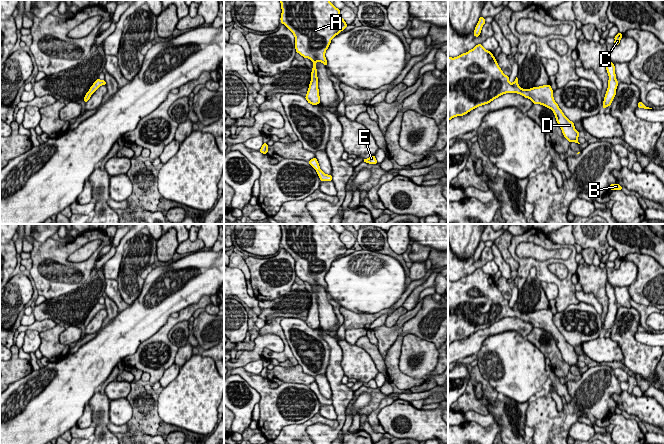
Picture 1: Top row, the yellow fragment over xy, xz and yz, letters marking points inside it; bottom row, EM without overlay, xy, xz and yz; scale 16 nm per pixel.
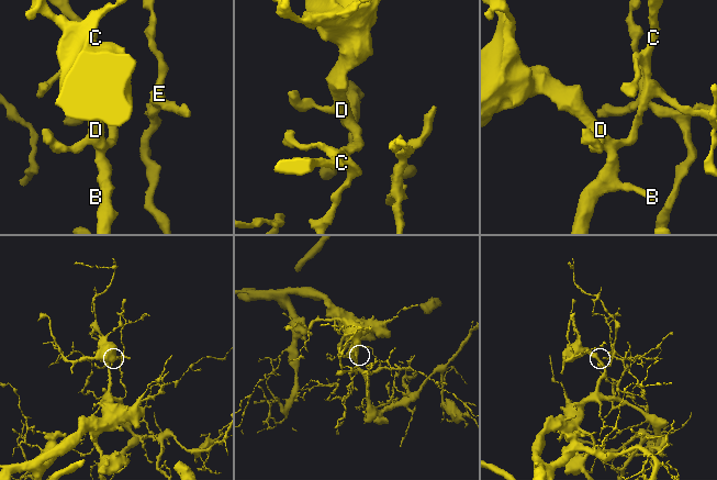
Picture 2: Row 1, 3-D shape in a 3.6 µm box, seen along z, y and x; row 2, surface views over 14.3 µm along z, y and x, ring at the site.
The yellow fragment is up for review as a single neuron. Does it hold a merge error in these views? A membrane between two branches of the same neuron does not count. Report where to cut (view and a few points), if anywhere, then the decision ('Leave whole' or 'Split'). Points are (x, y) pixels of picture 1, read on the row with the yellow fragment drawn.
No split. Leave whole

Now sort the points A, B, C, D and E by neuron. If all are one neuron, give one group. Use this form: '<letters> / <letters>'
A B C D E

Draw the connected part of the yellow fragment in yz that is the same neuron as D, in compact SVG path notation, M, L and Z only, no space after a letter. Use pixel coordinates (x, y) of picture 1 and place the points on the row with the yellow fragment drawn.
M482 44L455 58L448 56L448 121L505 93L518 93L532 100L533 104L550 108L564 137L569 142L580 144L577 141L579 132L555 102L550 84L522 89L517 77L511 84L492 52L484 49Z

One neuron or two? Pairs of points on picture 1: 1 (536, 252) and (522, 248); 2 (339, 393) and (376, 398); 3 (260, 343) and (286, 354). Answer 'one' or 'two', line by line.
1: one
2: two
3: two

